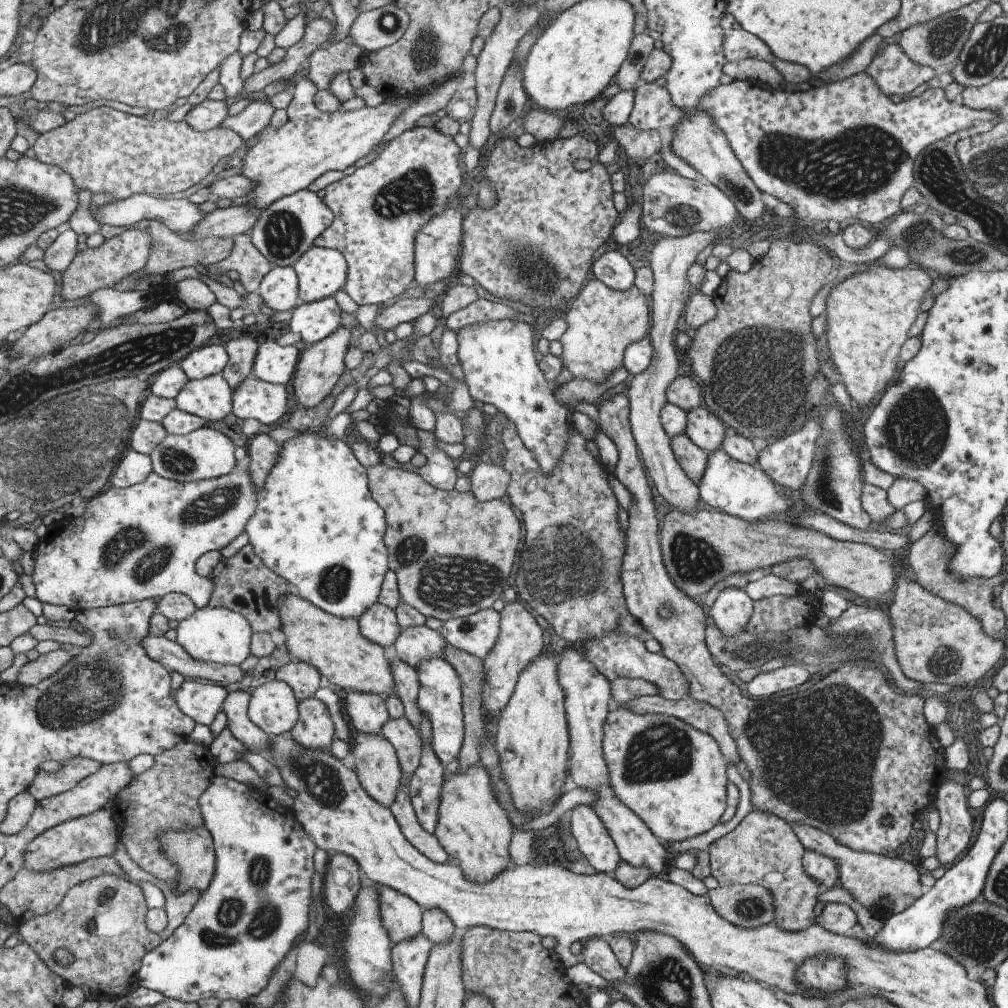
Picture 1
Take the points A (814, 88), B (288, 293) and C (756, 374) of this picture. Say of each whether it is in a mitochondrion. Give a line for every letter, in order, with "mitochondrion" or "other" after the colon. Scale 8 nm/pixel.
A: other
B: other
C: mitochondrion

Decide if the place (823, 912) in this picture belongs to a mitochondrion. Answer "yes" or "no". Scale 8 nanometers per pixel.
no

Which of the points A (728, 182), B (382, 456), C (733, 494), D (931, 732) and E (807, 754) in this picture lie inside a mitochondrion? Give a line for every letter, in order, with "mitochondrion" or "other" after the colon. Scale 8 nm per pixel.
A: mitochondrion
B: other
C: other
D: other
E: mitochondrion

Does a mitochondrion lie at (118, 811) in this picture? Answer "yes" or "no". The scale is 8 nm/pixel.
no

